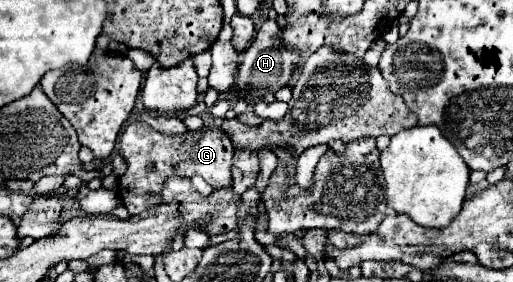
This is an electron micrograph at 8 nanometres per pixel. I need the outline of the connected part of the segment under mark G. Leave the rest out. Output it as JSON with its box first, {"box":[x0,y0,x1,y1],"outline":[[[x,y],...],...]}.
{"box":[118,122,234,216],"outline":[[[132,122],[120,136],[118,152],[128,162],[124,176],[118,178],[118,196],[132,216],[142,214],[148,206],[156,204],[164,180],[174,174],[182,178],[202,176],[214,188],[226,188],[232,184],[230,166],[234,148],[220,128],[202,126],[200,130],[186,132],[182,136],[164,136],[150,128],[146,122]]]}

